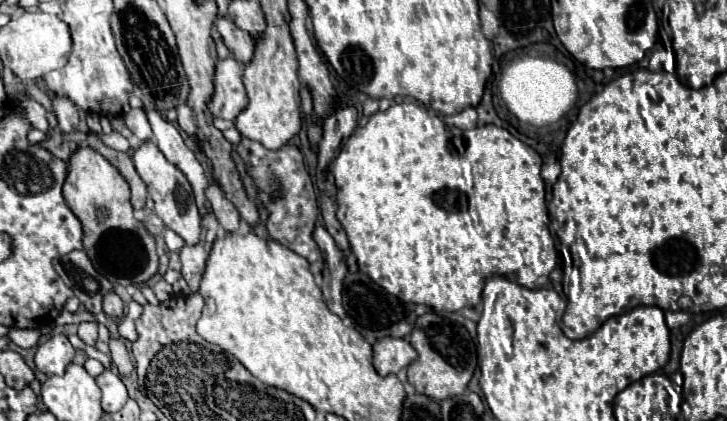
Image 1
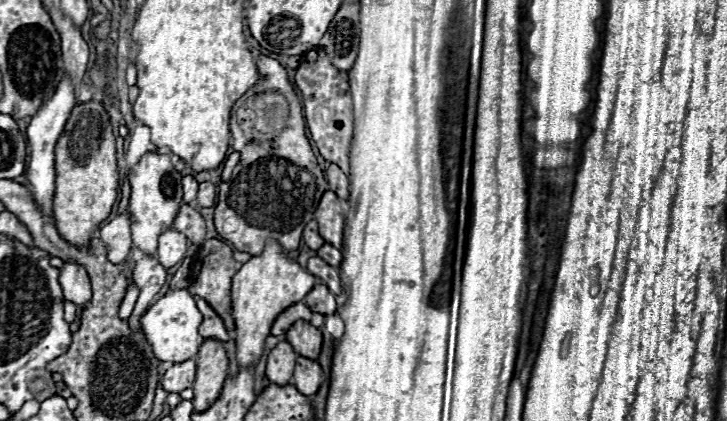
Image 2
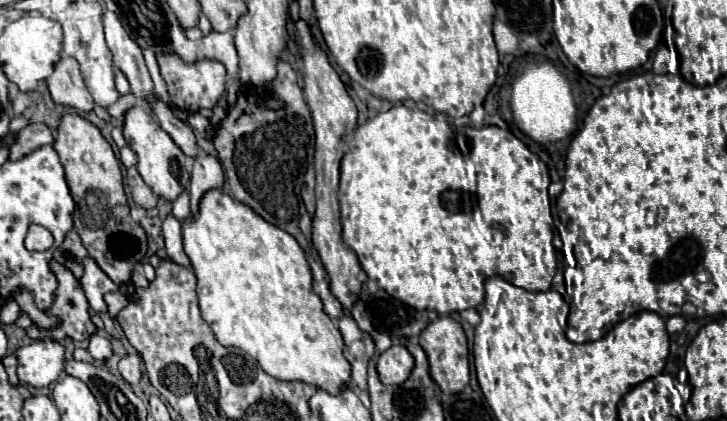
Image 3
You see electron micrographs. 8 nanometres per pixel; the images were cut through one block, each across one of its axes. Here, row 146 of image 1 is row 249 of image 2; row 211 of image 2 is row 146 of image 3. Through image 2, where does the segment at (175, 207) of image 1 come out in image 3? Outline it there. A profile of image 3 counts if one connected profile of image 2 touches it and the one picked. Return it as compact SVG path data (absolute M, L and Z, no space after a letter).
M134 106L124 114L124 138L128 146L136 152L138 156L138 172L142 180L156 192L156 196L162 196L166 200L176 200L182 190L188 188L190 182L190 172L186 170L186 156L176 148L174 140L160 128L160 124L154 120L154 116L144 108L144 106Z

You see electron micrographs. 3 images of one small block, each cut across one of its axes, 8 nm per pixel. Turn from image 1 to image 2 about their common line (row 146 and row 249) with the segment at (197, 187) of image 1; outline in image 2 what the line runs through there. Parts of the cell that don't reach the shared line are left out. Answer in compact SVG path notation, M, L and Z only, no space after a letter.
M168 230L160 236L158 260L164 268L172 268L186 258L186 250L188 250L188 238L178 230Z

